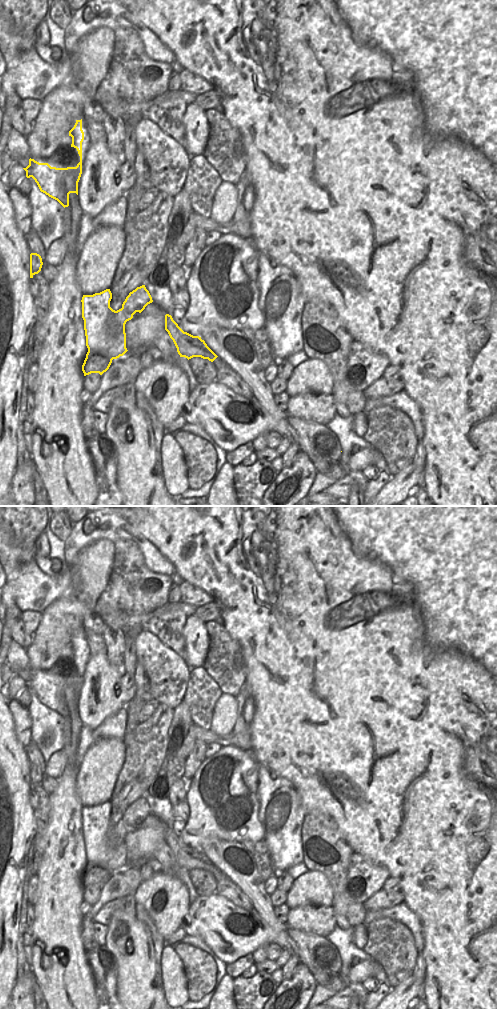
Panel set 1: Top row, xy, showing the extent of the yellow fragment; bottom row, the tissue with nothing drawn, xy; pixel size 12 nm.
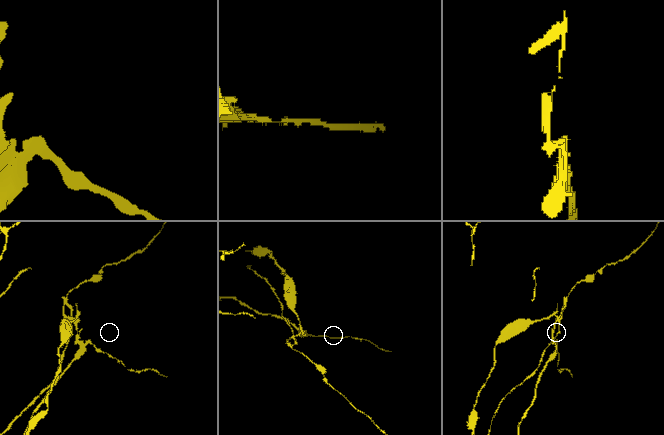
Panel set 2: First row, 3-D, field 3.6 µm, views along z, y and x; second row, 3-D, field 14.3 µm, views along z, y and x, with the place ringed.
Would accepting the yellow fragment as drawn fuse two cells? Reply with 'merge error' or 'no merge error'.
merge error

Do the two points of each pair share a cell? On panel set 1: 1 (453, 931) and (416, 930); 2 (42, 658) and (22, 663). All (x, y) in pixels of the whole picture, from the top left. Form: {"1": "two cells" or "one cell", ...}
{"1": "two cells", "2": "two cells"}

